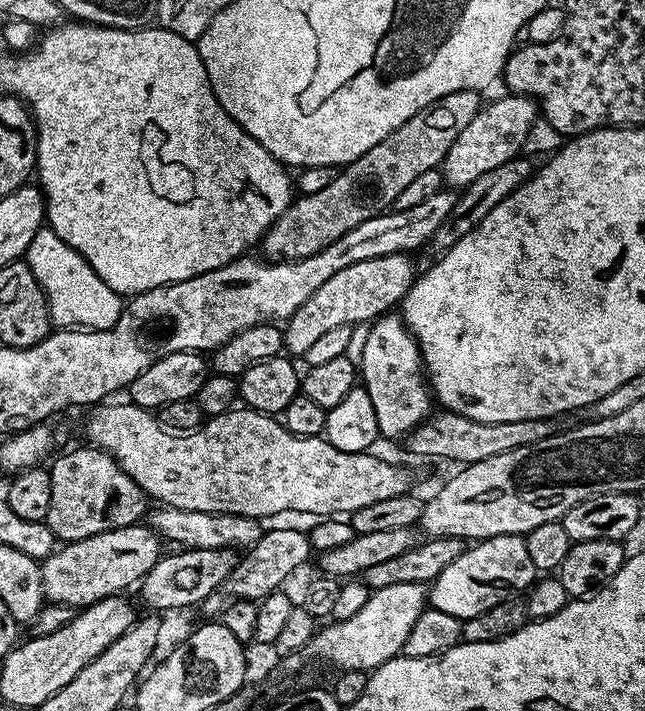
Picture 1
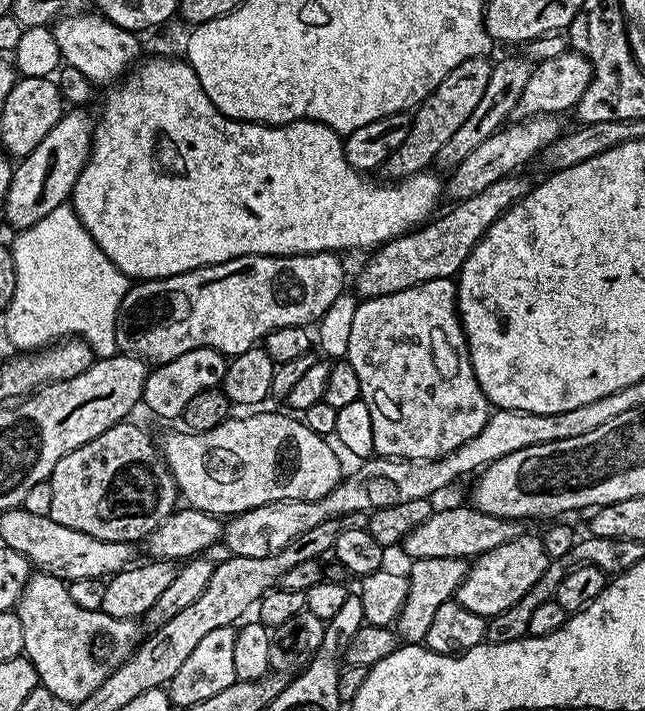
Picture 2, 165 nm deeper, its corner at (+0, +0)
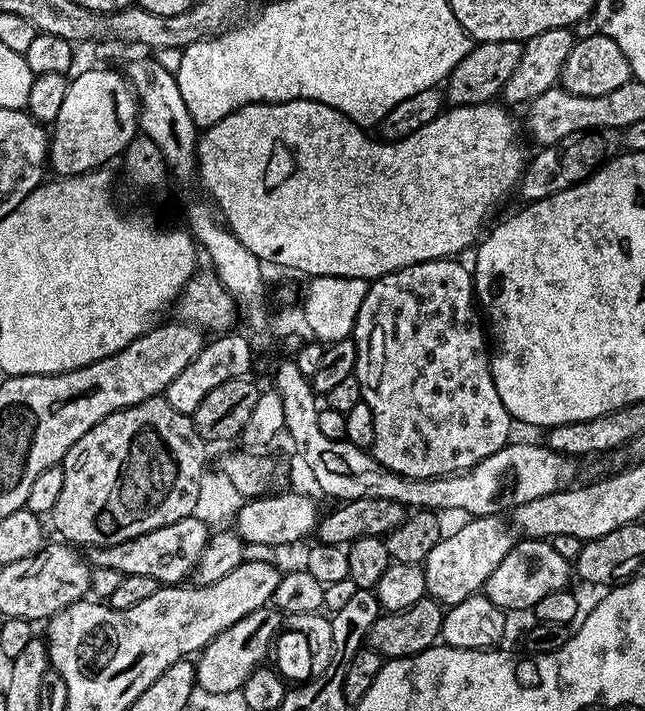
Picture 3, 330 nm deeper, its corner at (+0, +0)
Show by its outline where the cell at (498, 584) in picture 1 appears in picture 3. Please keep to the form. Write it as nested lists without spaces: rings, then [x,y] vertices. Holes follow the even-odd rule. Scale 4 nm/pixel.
[[[520,538],[513,543],[510,554],[506,554],[502,562],[498,562],[494,574],[486,578],[482,592],[490,598],[490,602],[494,602],[494,606],[509,613],[520,612],[523,608],[532,610],[539,600],[546,598],[546,594],[554,594],[554,590],[569,587],[568,572],[570,576],[570,561],[562,558],[562,554],[554,550],[552,543],[546,540]]]

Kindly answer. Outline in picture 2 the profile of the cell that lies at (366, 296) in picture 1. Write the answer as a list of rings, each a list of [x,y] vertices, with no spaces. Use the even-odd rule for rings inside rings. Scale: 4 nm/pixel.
[[[524,174],[498,178],[498,182],[486,186],[482,194],[474,194],[474,198],[453,203],[452,212],[446,213],[445,216],[437,215],[427,224],[381,244],[369,255],[372,257],[368,260],[368,269],[357,278],[355,291],[361,297],[367,298],[394,294],[398,290],[406,290],[410,286],[418,286],[434,278],[451,280],[459,277],[466,258],[470,258],[474,246],[478,246],[486,230],[494,226],[496,219],[511,204],[521,200],[528,193],[529,187],[530,180],[527,180]]]

